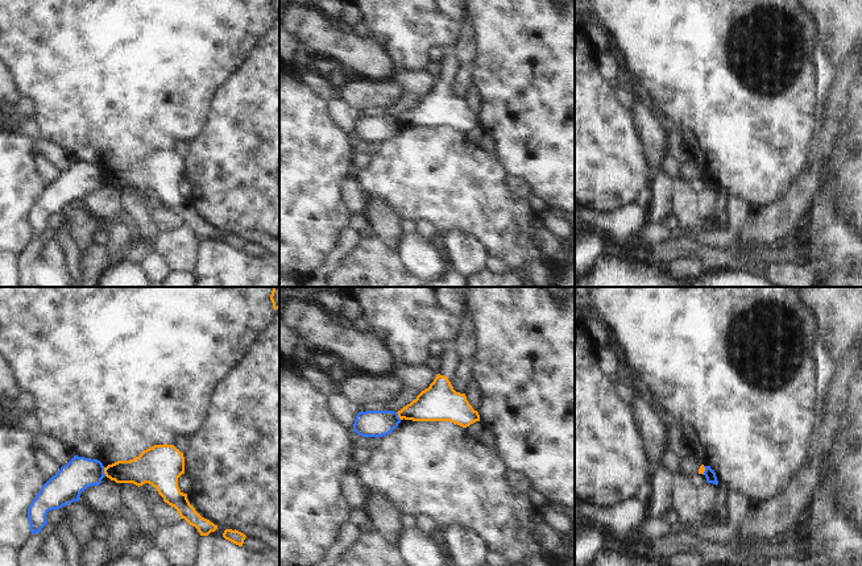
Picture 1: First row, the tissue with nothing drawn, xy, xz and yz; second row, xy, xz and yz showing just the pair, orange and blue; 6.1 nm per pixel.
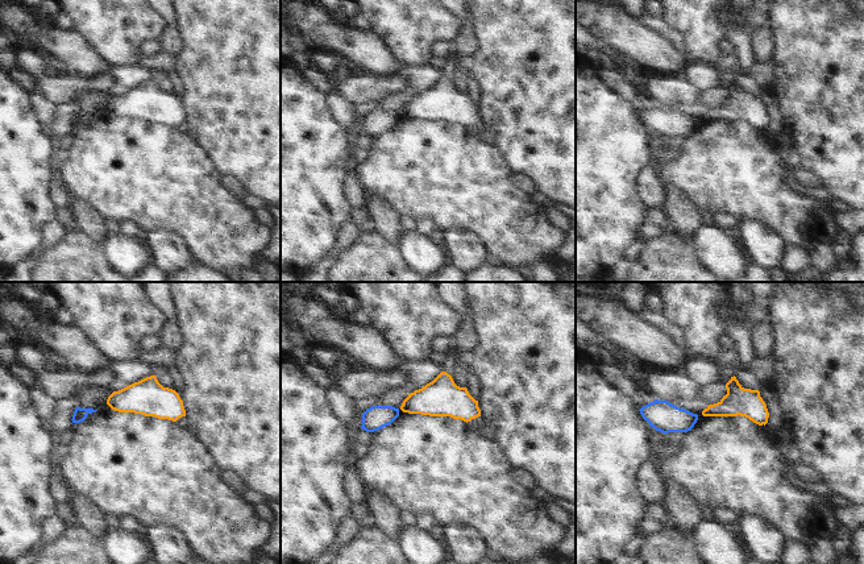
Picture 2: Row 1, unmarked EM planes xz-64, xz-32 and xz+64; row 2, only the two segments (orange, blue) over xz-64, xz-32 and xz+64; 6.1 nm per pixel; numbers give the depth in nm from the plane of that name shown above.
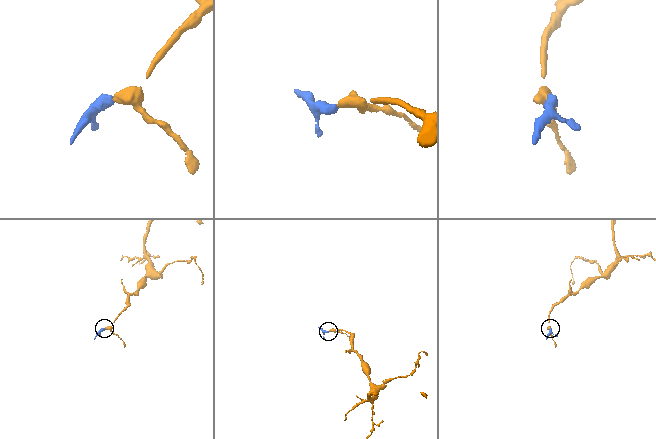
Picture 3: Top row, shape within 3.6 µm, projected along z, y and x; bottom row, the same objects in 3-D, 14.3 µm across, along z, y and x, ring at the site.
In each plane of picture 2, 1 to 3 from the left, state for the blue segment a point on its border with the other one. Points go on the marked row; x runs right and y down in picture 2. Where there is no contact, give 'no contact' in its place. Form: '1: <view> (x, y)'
1: no contact
2: no contact
3: no contact

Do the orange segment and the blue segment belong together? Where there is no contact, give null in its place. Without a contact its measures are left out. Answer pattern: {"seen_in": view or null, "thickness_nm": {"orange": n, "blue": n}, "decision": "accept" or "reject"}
{"seen_in": "xy", "thickness_nm": {"orange": 180, "blue": 190}, "decision": "reject"}

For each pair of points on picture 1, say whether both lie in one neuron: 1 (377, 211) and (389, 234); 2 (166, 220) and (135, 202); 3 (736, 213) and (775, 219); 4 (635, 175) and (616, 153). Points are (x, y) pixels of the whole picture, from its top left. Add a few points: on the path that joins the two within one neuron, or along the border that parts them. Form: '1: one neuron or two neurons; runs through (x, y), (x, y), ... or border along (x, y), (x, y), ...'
1: one neuron; runs through (380, 216), (386, 229)
2: two neurons; border along (148, 213), (158, 232)
3: two neurons; border along (751, 208), (744, 221), (737, 244)
4: one neuron; runs through (630, 170), (618, 158)

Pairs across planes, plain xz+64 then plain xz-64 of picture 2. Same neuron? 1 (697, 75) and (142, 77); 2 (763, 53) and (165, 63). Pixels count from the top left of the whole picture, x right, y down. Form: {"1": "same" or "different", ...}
{"1": "same", "2": "different"}

